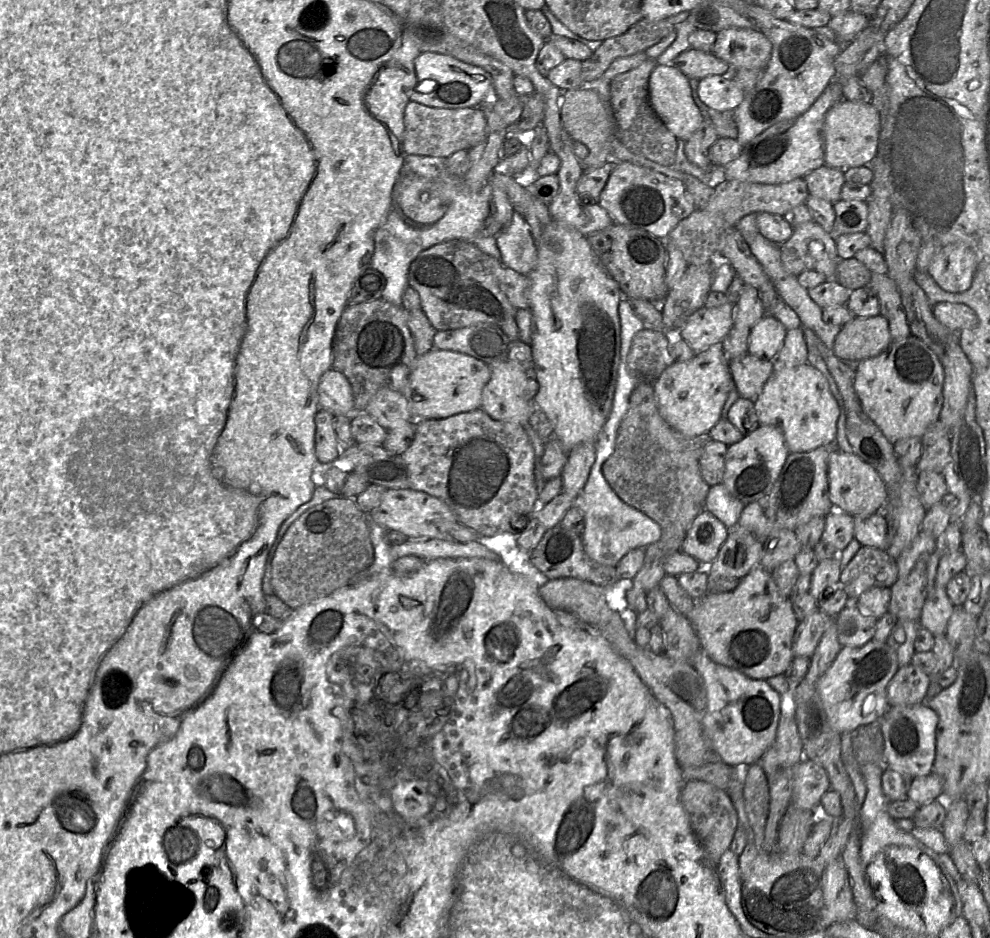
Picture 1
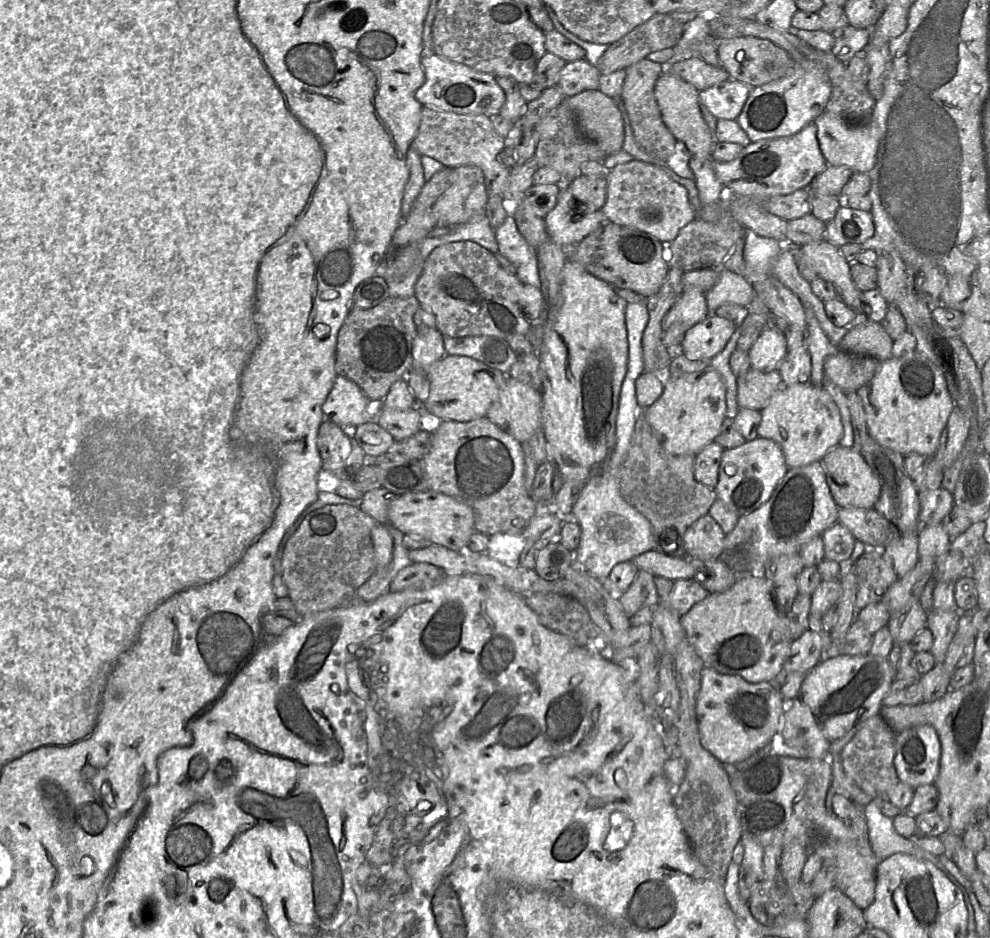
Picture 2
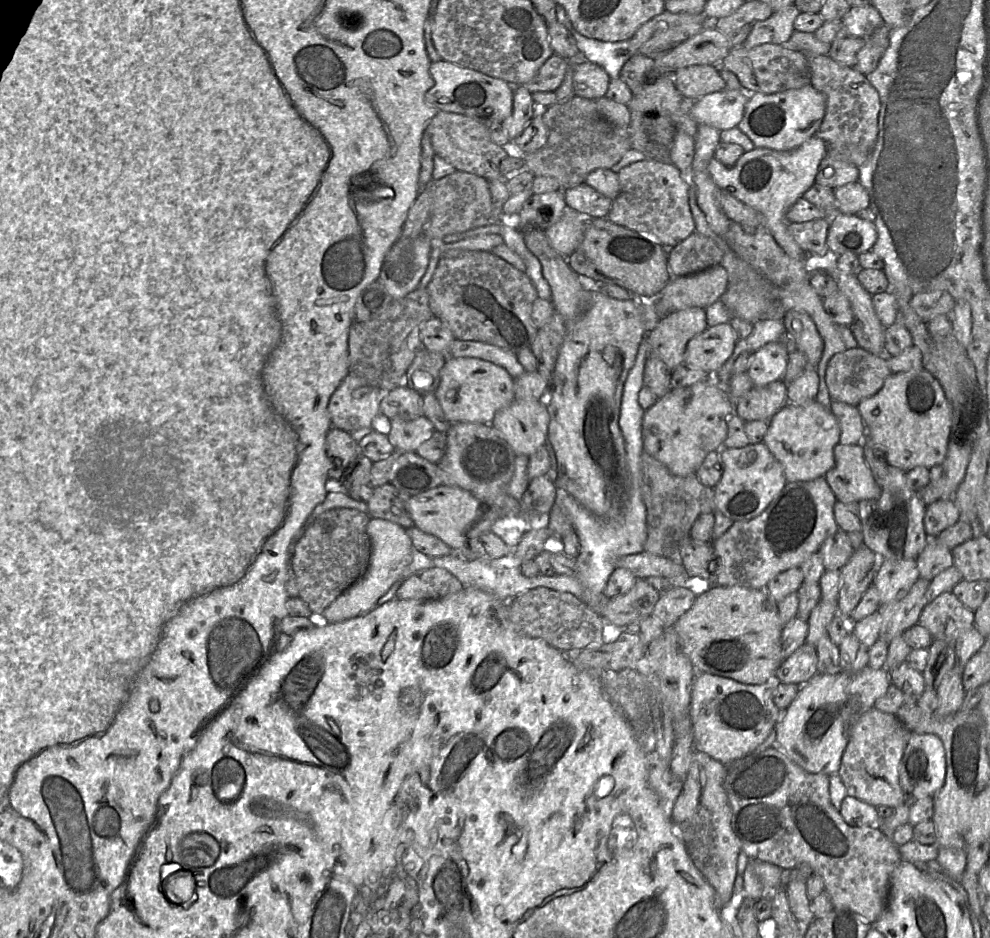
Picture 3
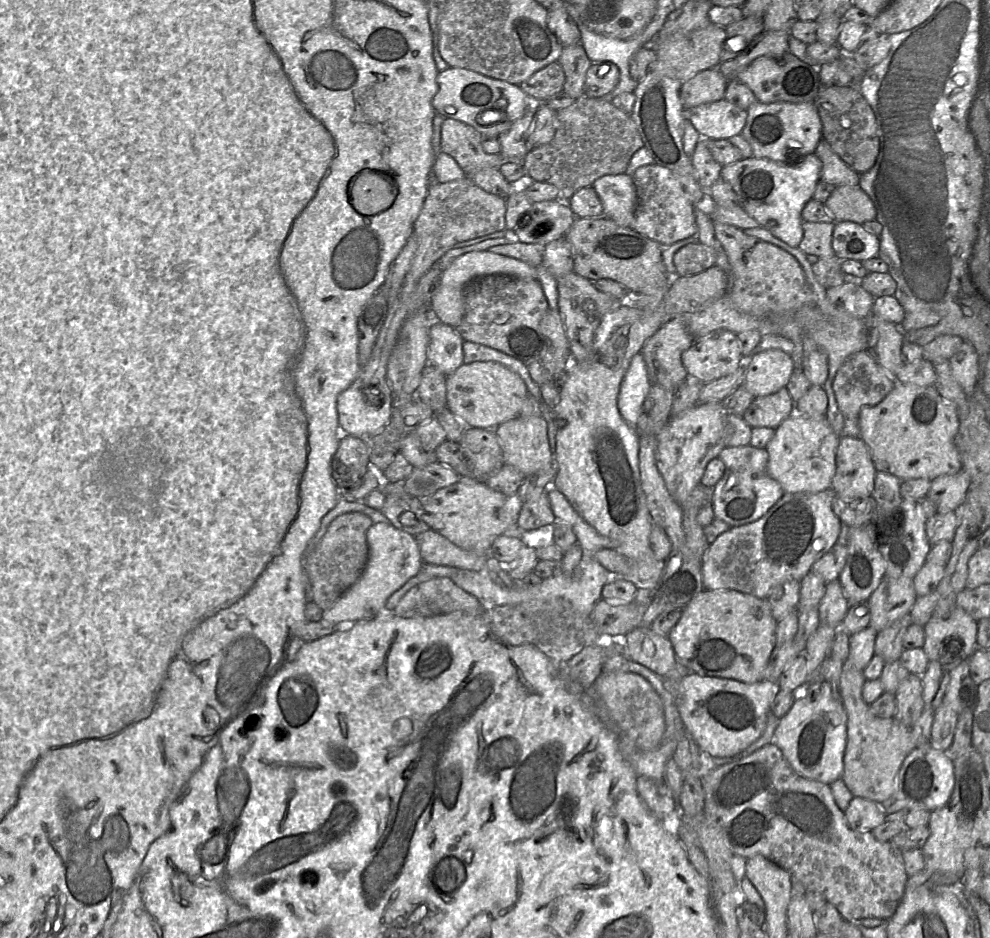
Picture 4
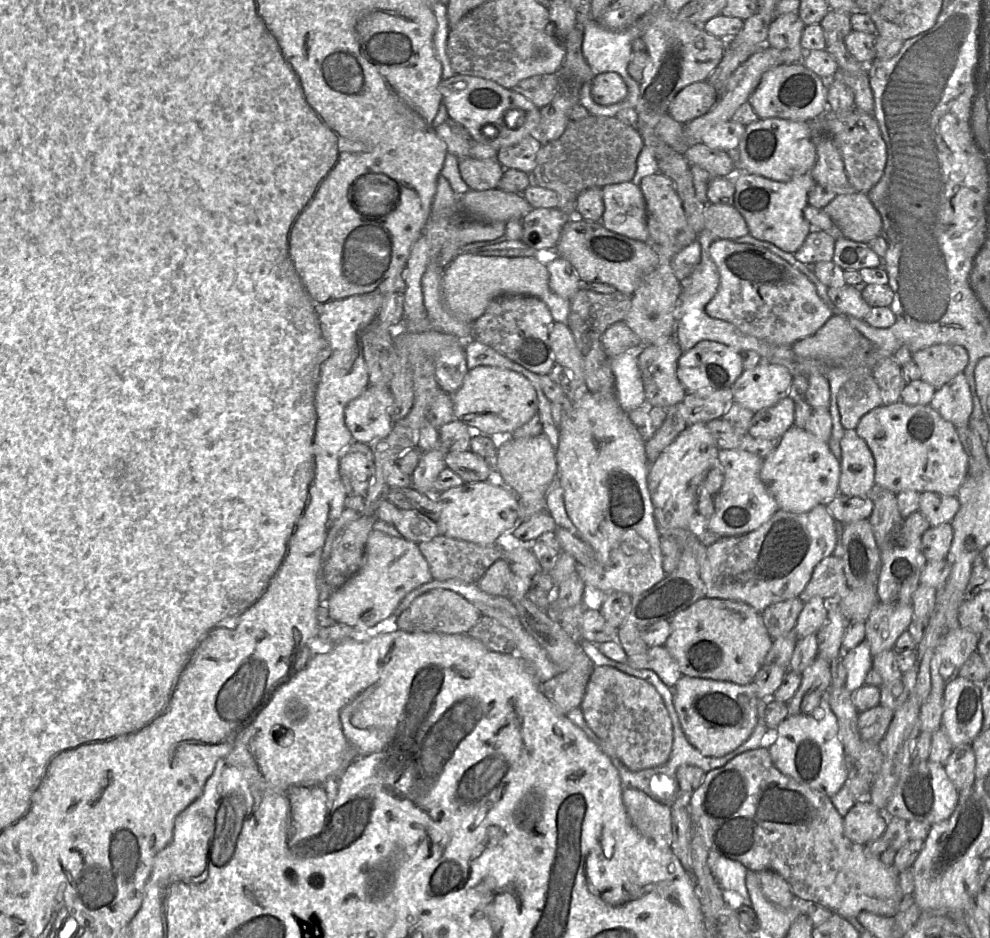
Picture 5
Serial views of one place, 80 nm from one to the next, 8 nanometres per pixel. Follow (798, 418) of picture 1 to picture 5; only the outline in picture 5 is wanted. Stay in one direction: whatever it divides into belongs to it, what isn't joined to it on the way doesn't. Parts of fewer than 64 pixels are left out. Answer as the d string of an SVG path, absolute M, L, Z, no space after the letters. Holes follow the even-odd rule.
M792 426L764 459L760 479L776 500L778 509L804 513L819 504L826 504L839 494L840 463L828 443L822 442L805 429Z

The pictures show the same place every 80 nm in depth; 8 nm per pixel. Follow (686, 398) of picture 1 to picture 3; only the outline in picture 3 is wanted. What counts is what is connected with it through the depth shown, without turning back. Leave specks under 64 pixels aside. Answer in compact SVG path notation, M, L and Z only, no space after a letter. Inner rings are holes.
M714 377L689 387L672 387L654 406L644 412L642 441L644 451L678 476L695 474L705 457L723 448L727 421L734 404Z

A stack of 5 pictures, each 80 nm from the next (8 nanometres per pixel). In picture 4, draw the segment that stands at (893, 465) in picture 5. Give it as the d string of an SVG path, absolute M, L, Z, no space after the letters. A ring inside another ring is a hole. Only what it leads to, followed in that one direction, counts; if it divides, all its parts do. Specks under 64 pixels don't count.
M896 378L894 388L878 405L861 409L858 423L859 438L869 449L876 471L888 472L901 481L918 478L931 481L962 470L955 444L959 428L956 408L934 386L903 384Z

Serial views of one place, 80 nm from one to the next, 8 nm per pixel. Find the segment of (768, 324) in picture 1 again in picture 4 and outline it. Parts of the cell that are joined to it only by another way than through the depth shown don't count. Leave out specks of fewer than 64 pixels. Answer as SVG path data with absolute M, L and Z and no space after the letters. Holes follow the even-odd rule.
M780 349L755 351L744 360L742 386L754 397L774 394L787 387L794 370L792 358Z

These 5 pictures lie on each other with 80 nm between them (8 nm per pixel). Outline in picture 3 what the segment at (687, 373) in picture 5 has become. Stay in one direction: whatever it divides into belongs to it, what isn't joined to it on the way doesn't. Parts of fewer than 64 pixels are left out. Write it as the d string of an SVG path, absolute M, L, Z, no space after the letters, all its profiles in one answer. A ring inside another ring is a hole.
M729 323L708 326L692 338L684 353L684 364L713 376L733 354L737 337Z

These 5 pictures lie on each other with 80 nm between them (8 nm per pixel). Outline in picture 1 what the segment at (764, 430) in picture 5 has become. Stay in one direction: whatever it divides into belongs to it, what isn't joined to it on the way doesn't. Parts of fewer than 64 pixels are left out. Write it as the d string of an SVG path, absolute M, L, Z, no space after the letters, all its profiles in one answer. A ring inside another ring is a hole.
M750 353L729 360L728 366L739 396L753 403L774 370L773 361L758 358Z

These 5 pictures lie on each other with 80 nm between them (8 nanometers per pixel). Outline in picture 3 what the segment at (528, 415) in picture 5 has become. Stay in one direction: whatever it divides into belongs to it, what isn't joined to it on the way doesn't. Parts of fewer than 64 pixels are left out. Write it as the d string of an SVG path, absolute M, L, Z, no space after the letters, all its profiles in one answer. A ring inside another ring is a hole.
M448 357L435 397L452 423L491 424L495 414L514 400L514 378L502 367L477 358Z

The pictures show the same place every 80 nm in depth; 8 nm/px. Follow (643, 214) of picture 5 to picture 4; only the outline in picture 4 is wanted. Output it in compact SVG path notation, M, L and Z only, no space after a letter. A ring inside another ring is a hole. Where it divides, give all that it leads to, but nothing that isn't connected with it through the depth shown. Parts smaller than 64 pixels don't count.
M625 174L605 175L591 186L597 193L604 216L622 227L629 228L637 207L637 193L632 178Z

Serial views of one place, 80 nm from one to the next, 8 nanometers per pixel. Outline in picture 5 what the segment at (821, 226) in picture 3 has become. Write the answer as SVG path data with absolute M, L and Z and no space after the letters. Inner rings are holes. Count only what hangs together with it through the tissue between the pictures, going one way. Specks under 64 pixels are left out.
M812 227L803 245L794 254L804 264L833 260L835 239L826 231Z

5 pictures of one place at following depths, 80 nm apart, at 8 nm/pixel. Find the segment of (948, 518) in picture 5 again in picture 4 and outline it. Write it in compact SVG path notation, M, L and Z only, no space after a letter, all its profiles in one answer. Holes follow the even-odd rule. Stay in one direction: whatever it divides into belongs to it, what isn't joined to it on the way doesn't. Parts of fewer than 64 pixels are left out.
M963 469L954 475L944 475L931 480L927 493L938 513L955 511L964 501L970 478Z

